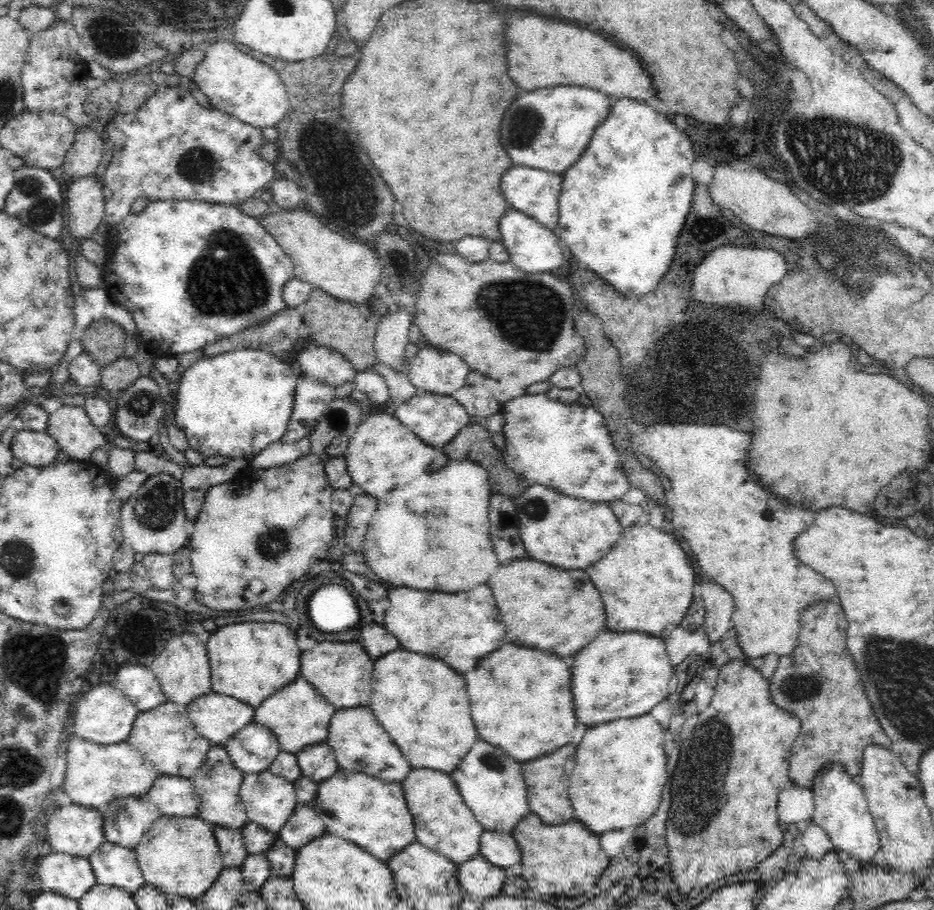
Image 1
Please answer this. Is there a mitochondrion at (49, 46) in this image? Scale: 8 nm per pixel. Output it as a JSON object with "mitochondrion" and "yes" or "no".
{"mitochondrion":"no"}

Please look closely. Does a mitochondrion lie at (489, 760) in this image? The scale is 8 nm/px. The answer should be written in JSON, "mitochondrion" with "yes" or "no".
{"mitochondrion":"yes"}

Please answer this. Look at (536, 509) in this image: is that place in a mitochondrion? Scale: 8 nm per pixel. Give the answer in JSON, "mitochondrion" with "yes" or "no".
{"mitochondrion":"yes"}

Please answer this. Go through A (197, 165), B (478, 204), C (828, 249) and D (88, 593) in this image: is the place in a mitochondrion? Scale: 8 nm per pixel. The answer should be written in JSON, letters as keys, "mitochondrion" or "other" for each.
{"A":"mitochondrion","B":"other","C":"mitochondrion","D":"other"}

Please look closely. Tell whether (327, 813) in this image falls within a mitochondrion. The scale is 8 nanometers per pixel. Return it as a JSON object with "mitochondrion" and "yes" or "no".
{"mitochondrion":"no"}

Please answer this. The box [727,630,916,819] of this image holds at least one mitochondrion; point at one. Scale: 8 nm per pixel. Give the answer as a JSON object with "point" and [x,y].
{"point":[799,688]}

